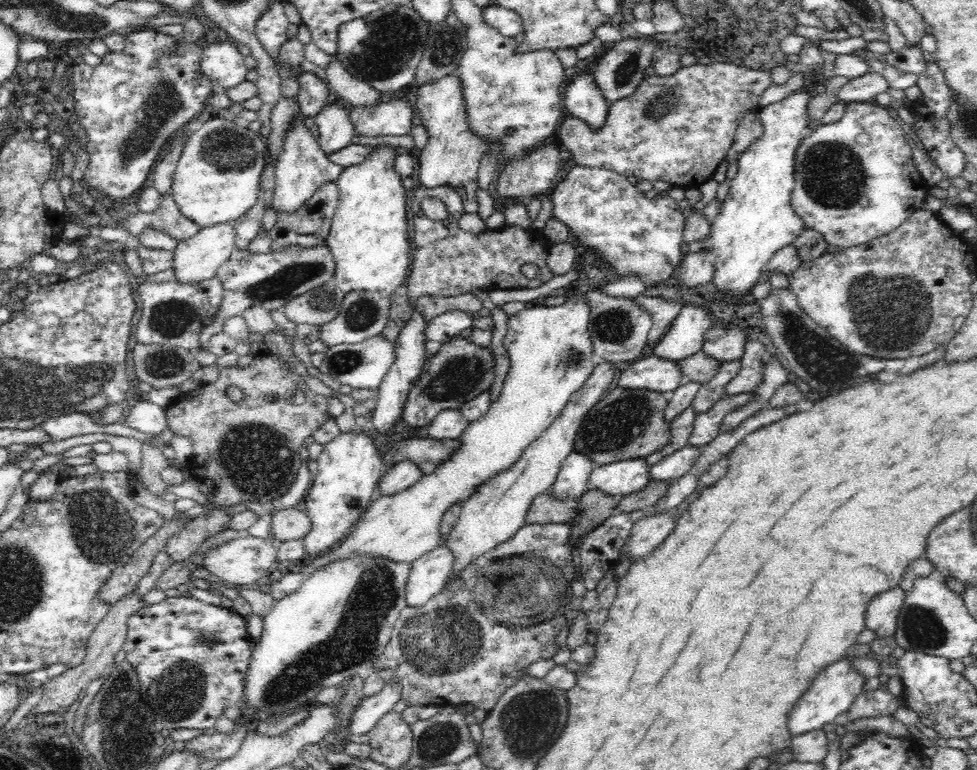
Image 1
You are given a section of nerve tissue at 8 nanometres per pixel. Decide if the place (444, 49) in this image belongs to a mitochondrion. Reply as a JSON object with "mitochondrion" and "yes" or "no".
{"mitochondrion":"yes"}

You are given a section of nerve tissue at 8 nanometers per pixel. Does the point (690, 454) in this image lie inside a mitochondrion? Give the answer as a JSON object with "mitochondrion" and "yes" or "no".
{"mitochondrion":"no"}

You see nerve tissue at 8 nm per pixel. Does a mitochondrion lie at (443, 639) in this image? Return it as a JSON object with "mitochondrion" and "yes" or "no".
{"mitochondrion":"yes"}

